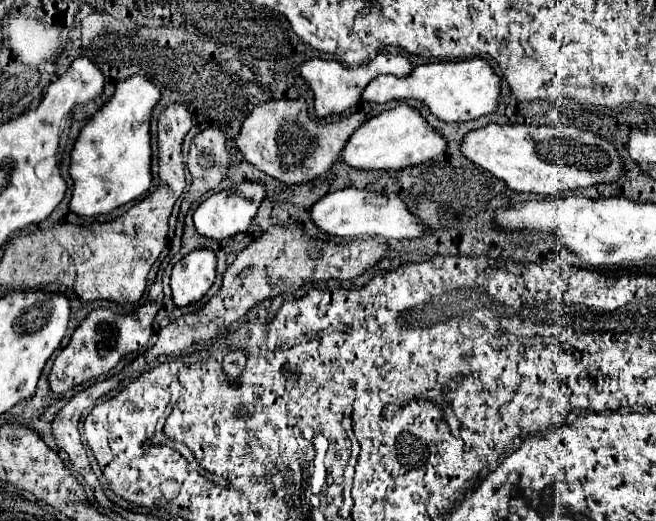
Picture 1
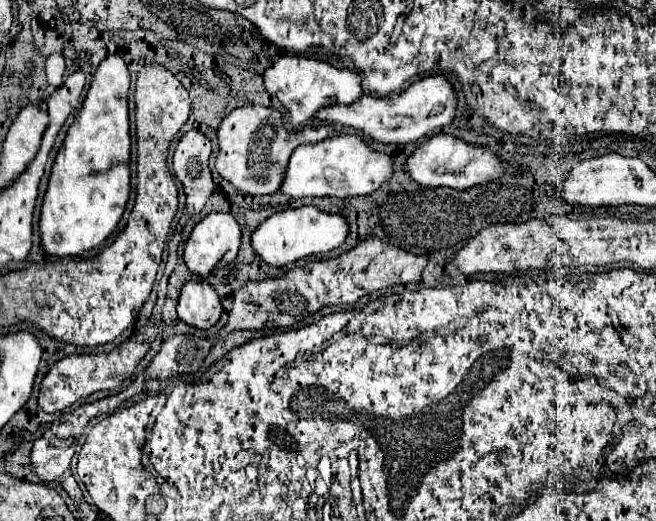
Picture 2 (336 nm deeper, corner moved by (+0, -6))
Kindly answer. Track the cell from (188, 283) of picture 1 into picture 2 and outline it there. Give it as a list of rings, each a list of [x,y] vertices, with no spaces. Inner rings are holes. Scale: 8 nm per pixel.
[[[186,282],[178,298],[178,318],[188,326],[208,330],[222,314],[216,290],[208,282]]]

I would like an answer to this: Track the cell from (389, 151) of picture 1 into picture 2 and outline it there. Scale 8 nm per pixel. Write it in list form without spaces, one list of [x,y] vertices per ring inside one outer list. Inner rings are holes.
[[[342,134],[342,136],[326,138],[324,142],[318,142],[318,144],[298,146],[294,150],[294,154],[290,156],[280,192],[288,194],[292,198],[368,196],[374,190],[378,190],[380,184],[390,178],[390,174],[392,174],[392,158],[390,156],[372,150],[354,134]]]

